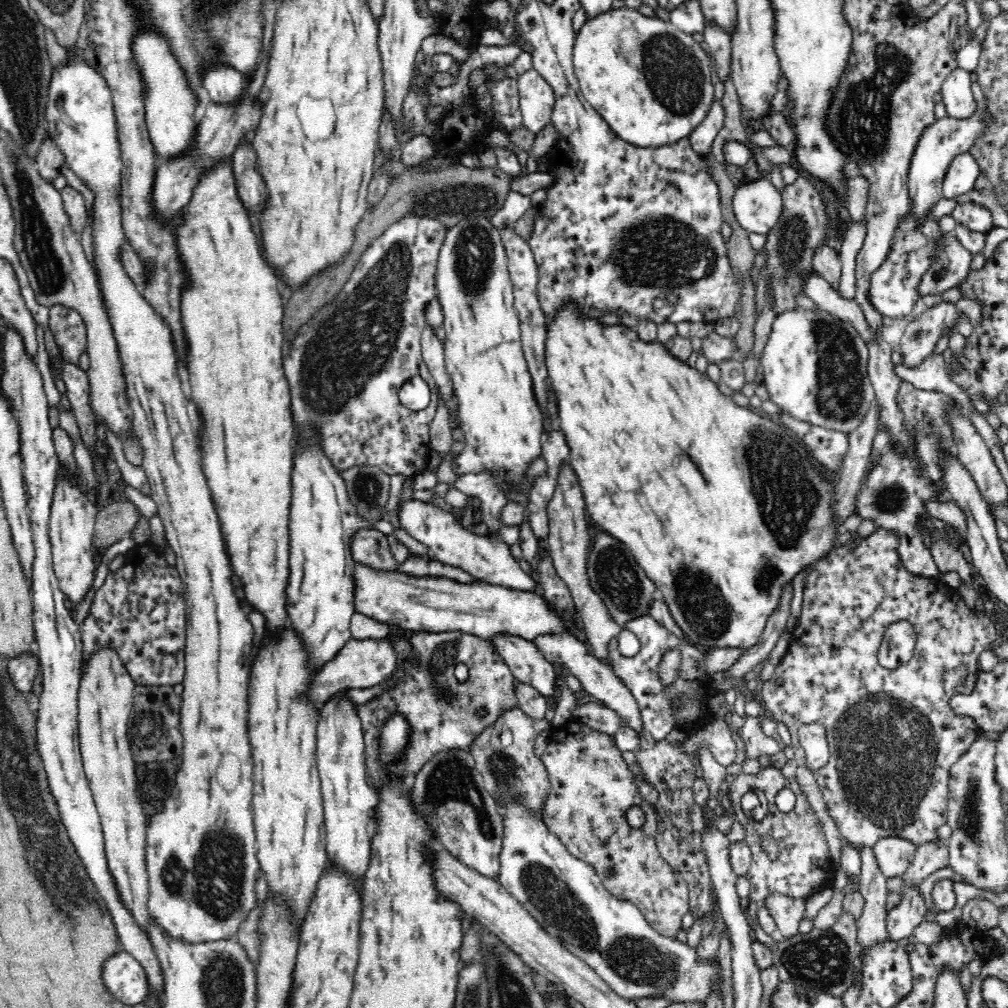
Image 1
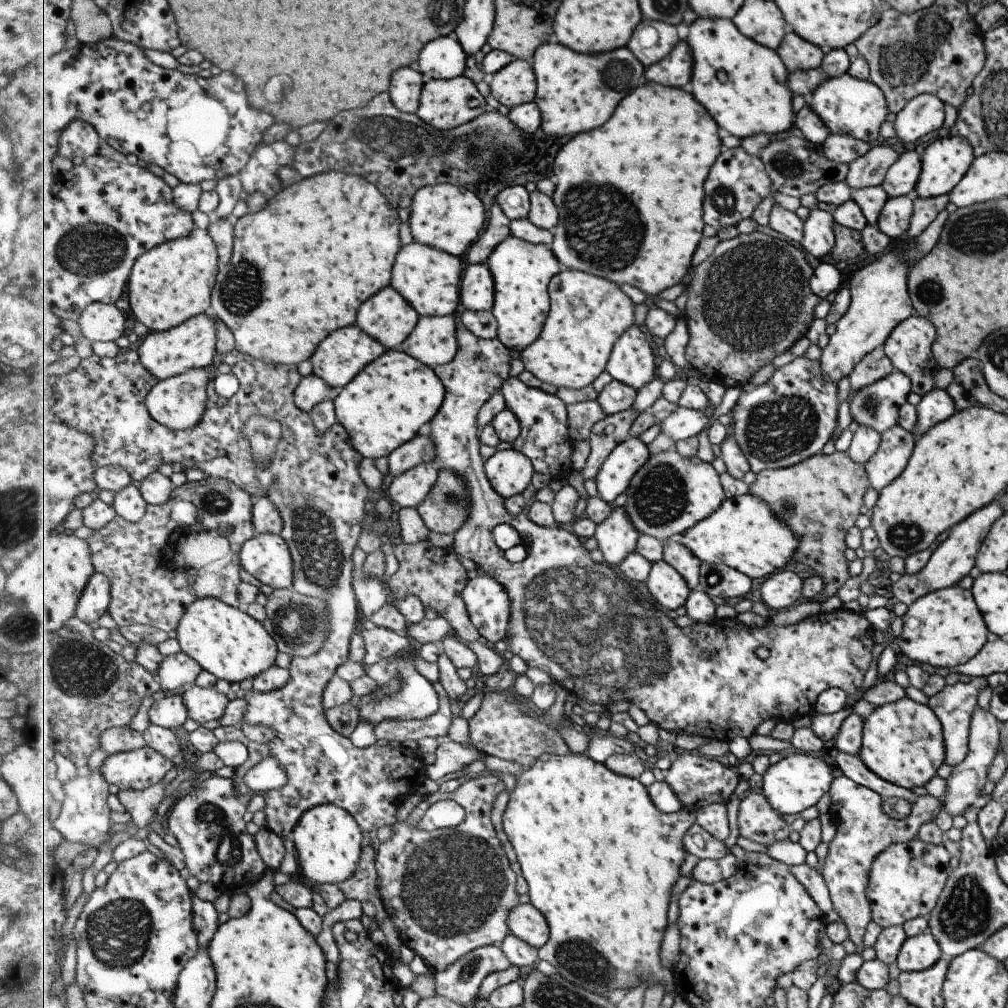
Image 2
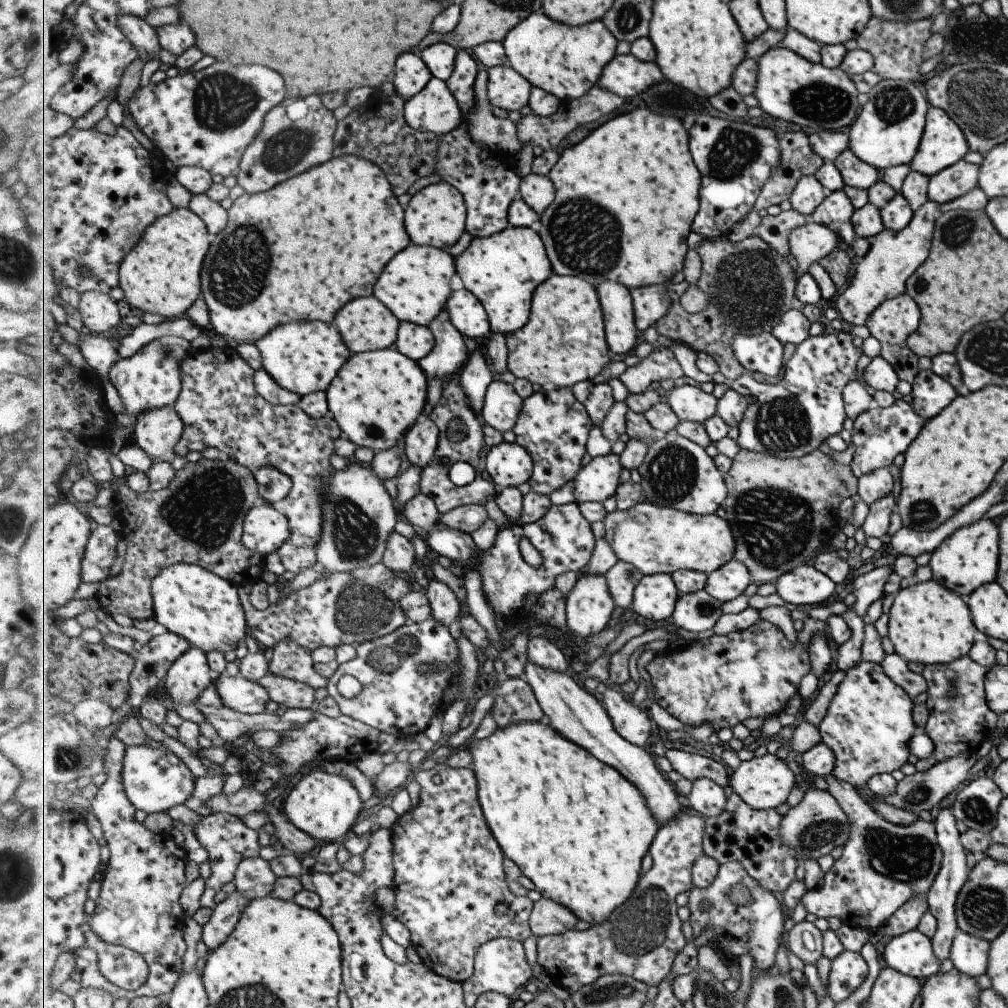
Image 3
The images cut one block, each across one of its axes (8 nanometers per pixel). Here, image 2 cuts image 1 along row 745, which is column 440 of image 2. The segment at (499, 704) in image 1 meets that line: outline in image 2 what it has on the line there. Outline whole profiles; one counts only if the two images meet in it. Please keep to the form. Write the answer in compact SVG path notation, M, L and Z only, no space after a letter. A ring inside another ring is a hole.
M463 322L458 323L457 336L460 340L460 351L457 354L456 359L452 360L451 363L444 364L443 366L434 368L437 376L444 381L445 388L448 389L448 395L445 398L444 406L437 412L435 418L426 427L427 432L435 446L437 446L437 460L434 462L434 466L438 470L451 470L455 472L457 476L461 477L465 484L468 485L468 490L471 492L473 498L473 510L469 514L468 523L463 528L460 528L454 534L453 548L456 552L464 558L469 558L477 564L485 573L491 574L495 580L500 581L504 585L509 598L511 598L511 608L513 608L513 614L511 614L511 622L509 622L509 642L505 640L507 650L513 655L517 655L522 658L527 666L531 668L539 668L547 673L556 680L559 685L562 685L570 694L576 695L577 698L587 700L588 702L600 704L606 707L615 702L627 701L640 707L649 718L650 722L658 724L660 728L670 730L674 733L688 734L689 736L699 735L703 738L711 740L721 740L726 743L730 743L736 738L750 738L756 734L759 730L761 723L769 718L775 718L777 721L785 723L795 721L800 716L805 716L807 712L815 712L813 705L817 700L819 694L823 694L828 688L838 688L843 690L846 694L853 694L862 686L863 674L869 668L869 662L871 662L871 650L873 648L873 632L874 628L865 619L863 612L857 612L855 610L849 610L846 607L840 607L831 612L818 612L815 616L801 620L799 624L789 626L777 626L773 622L767 626L747 626L743 624L738 618L737 619L721 619L713 620L711 623L697 623L688 627L679 627L675 624L674 620L671 620L667 614L665 614L665 608L661 606L653 598L653 595L649 596L649 600L646 600L639 591L635 590L633 584L629 584L629 580L626 580L626 576L622 575L621 572L617 572L617 568L610 568L607 563L597 563L593 560L591 552L587 551L583 547L583 543L579 541L580 537L574 532L569 532L565 528L561 527L542 527L536 522L533 522L526 514L518 514L515 516L510 513L508 508L505 506L505 498L493 488L492 481L489 480L487 474L485 474L485 463L486 461L481 458L481 439L480 430L477 426L477 420L479 420L479 411L484 407L484 404L488 402L492 396L495 396L501 389L504 382L509 379L509 372L511 372L511 361L516 357L516 354L501 342L501 339L483 339L479 336L475 336L473 332L465 326ZM500 524L509 524L513 526L517 532L522 535L527 535L529 542L531 542L527 549L526 557L520 563L511 563L507 560L504 550L501 550L495 542L495 536L493 536L493 530ZM759 648L768 649L770 655L765 659L761 660L757 656L757 650Z

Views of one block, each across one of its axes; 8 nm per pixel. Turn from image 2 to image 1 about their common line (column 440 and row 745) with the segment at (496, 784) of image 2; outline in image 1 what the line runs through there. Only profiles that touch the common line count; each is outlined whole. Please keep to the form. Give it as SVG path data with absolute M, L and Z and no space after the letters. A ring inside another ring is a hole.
M876 528L872 534L866 538L861 538L860 542L854 548L845 544L832 548L822 559L816 561L808 568L803 580L804 594L802 610L798 623L792 631L792 638L789 642L788 650L774 670L769 680L760 683L757 696L762 704L762 708L768 712L769 716L776 722L782 722L790 728L792 749L795 754L797 766L805 764L801 753L799 738L797 732L803 724L820 723L826 727L828 742L830 747L830 760L826 767L812 770L816 783L824 795L826 808L830 813L832 821L840 833L843 840L848 841L855 848L872 847L876 842L886 837L895 837L908 841L914 847L922 847L924 844L936 843L940 841L938 828L942 824L947 824L947 813L949 810L949 780L951 778L951 769L955 762L972 746L972 743L978 739L979 729L976 723L969 716L954 712L950 700L952 696L964 695L969 693L976 682L979 670L978 657L988 645L992 644L1000 634L999 628L994 625L990 615L985 613L980 607L976 610L970 609L964 602L963 594L960 590L944 584L937 576L916 576L912 575L900 562L896 552L895 534L881 528ZM896 622L909 622L916 631L917 642L914 656L906 663L896 668L884 667L878 660L878 650L881 646L884 634L888 628Z

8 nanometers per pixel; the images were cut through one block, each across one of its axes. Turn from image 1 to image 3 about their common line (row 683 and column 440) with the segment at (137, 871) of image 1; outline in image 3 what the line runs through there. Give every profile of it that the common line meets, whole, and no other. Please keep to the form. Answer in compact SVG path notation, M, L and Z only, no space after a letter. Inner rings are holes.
M440 78L425 86L423 92L406 100L404 116L411 128L436 135L449 134L459 128L465 118L461 106L448 84Z

